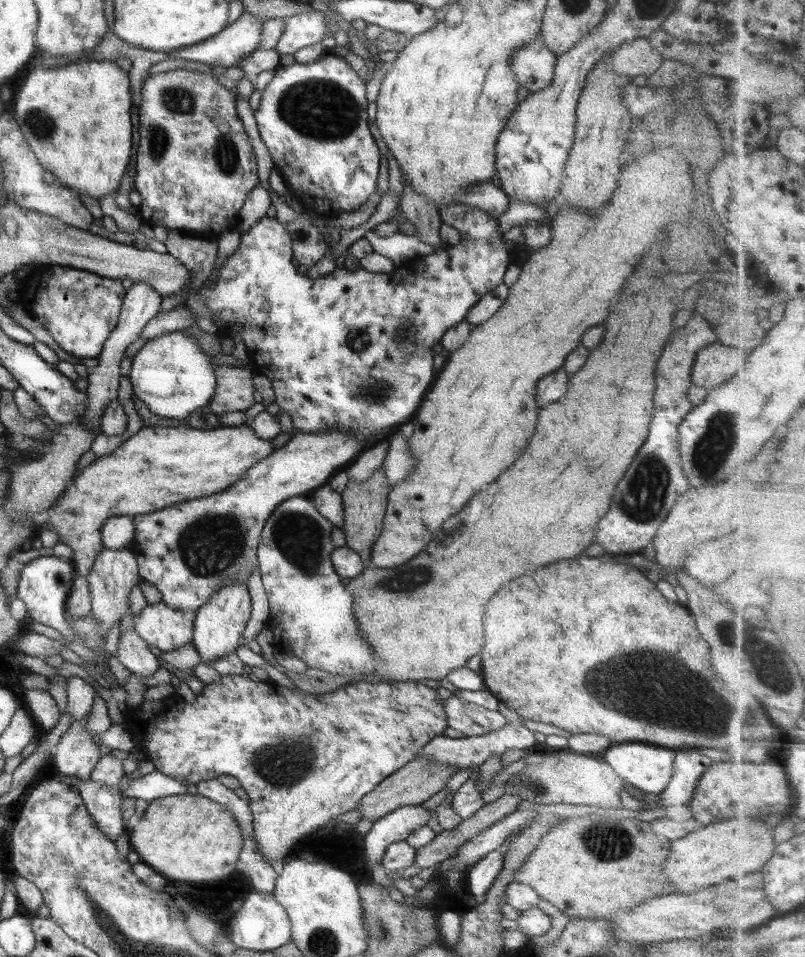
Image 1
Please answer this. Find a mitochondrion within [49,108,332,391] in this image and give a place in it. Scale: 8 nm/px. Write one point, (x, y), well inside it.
(225, 154)

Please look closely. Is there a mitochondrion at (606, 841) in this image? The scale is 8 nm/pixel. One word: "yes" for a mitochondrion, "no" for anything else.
yes

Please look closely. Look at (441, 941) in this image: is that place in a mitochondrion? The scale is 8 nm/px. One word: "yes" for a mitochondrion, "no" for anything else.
no

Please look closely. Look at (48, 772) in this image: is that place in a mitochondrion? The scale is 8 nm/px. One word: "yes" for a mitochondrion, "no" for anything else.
no

